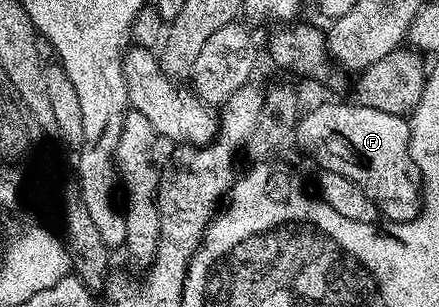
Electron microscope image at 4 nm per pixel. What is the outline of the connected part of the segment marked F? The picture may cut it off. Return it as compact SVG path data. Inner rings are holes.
M350 103L351 105L319 105L316 109L311 109L307 114L304 112L302 116L298 118L297 124L293 129L293 136L295 135L295 141L320 165L320 170L336 173L340 177L352 180L353 183L360 187L361 191L365 193L376 204L380 214L384 218L388 217L388 222L398 223L401 221L411 221L417 214L421 212L421 206L423 204L423 195L421 192L421 178L419 175L419 168L413 163L411 158L411 152L409 151L409 139L411 138L411 126L406 116L398 117L393 115L389 111L377 111L373 107L365 107L358 103Z

